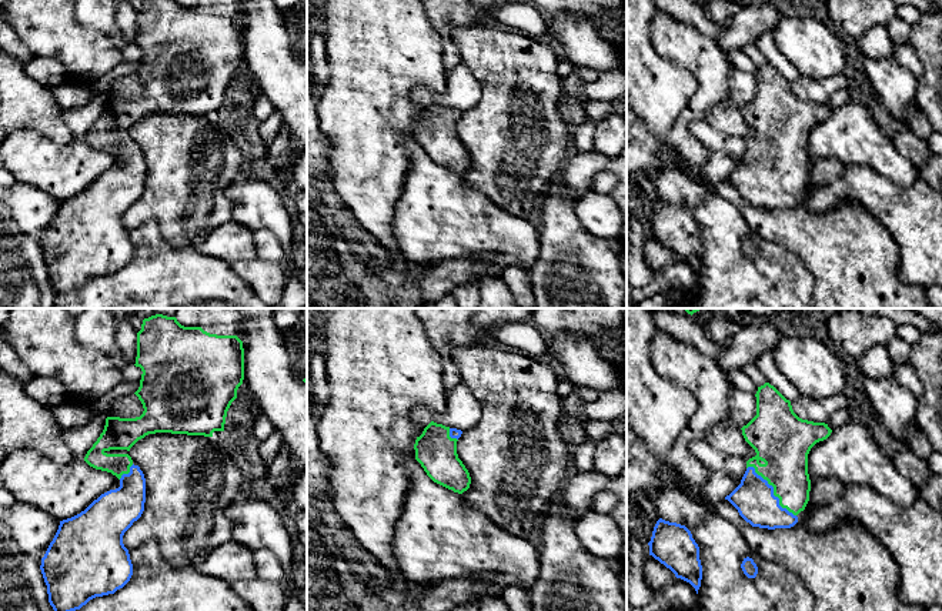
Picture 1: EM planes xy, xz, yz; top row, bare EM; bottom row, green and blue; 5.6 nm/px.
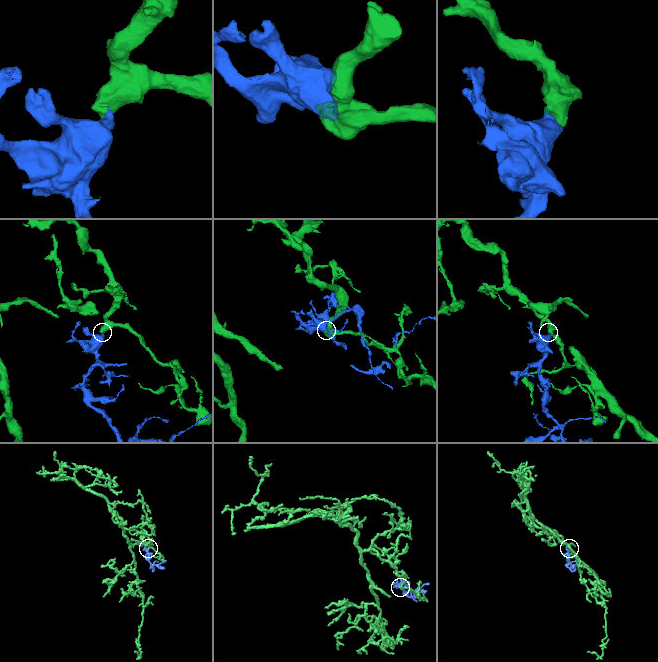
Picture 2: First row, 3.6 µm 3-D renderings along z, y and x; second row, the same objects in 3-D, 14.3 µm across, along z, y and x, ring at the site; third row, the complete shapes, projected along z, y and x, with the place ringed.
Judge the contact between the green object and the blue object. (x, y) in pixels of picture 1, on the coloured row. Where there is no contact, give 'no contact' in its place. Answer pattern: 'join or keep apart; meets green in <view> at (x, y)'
join; meets green in yz at (774, 491)

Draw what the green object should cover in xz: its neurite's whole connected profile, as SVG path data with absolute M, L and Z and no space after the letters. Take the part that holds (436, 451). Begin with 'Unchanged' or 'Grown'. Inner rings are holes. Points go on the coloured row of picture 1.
Grown. M431 421L417 437L415 460L437 484L462 494L470 488L471 477L457 454L457 441L462 431Z

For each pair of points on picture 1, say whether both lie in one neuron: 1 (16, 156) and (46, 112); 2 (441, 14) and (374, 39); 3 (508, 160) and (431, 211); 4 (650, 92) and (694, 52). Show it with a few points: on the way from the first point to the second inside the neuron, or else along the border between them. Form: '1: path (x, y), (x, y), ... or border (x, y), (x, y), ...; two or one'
1: border (14, 130), (37, 130), (64, 144); two
2: border (427, 14), (440, 37), (443, 50); two
3: border (460, 174), (468, 186), (481, 192), (497, 206); two
4: border (651, 46), (692, 74), (694, 96); two

